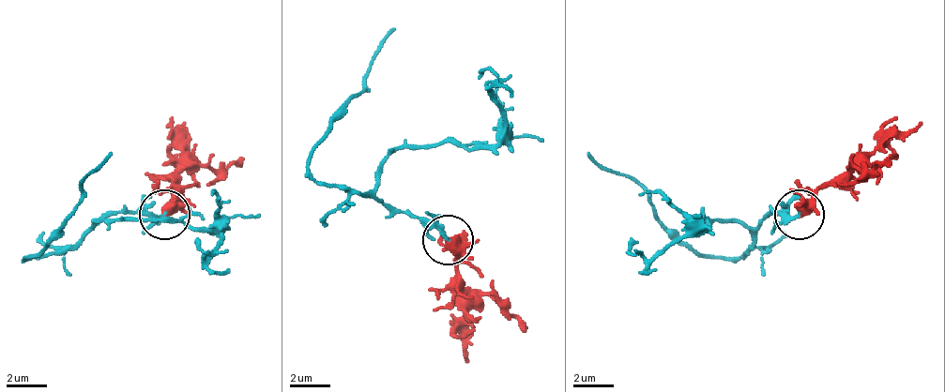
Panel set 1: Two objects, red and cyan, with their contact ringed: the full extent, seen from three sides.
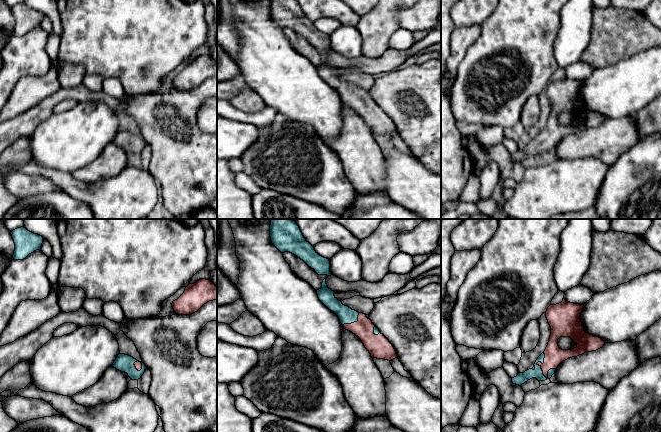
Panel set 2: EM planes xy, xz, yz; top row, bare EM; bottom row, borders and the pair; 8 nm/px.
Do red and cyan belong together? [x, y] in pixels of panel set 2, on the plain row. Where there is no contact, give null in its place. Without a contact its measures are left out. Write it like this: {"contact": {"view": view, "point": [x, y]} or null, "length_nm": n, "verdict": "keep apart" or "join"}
{"contact": {"view": "yz", "point": [547, 151]}, "length_nm": 220, "verdict": "join"}

